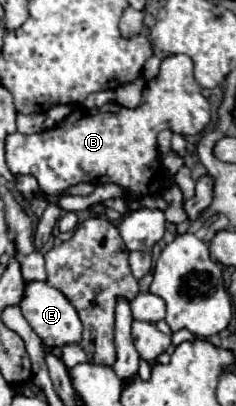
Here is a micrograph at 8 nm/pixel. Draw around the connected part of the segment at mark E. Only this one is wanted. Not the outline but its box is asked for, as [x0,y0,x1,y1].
[19,281,83,347]

